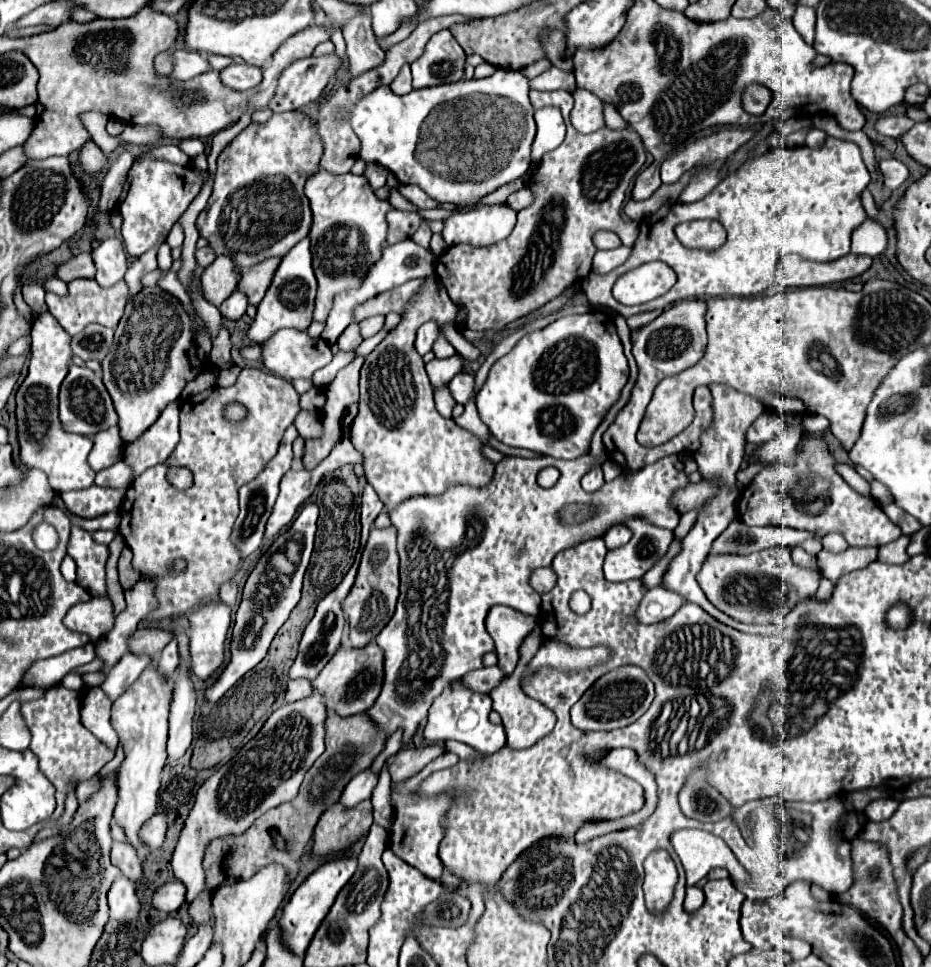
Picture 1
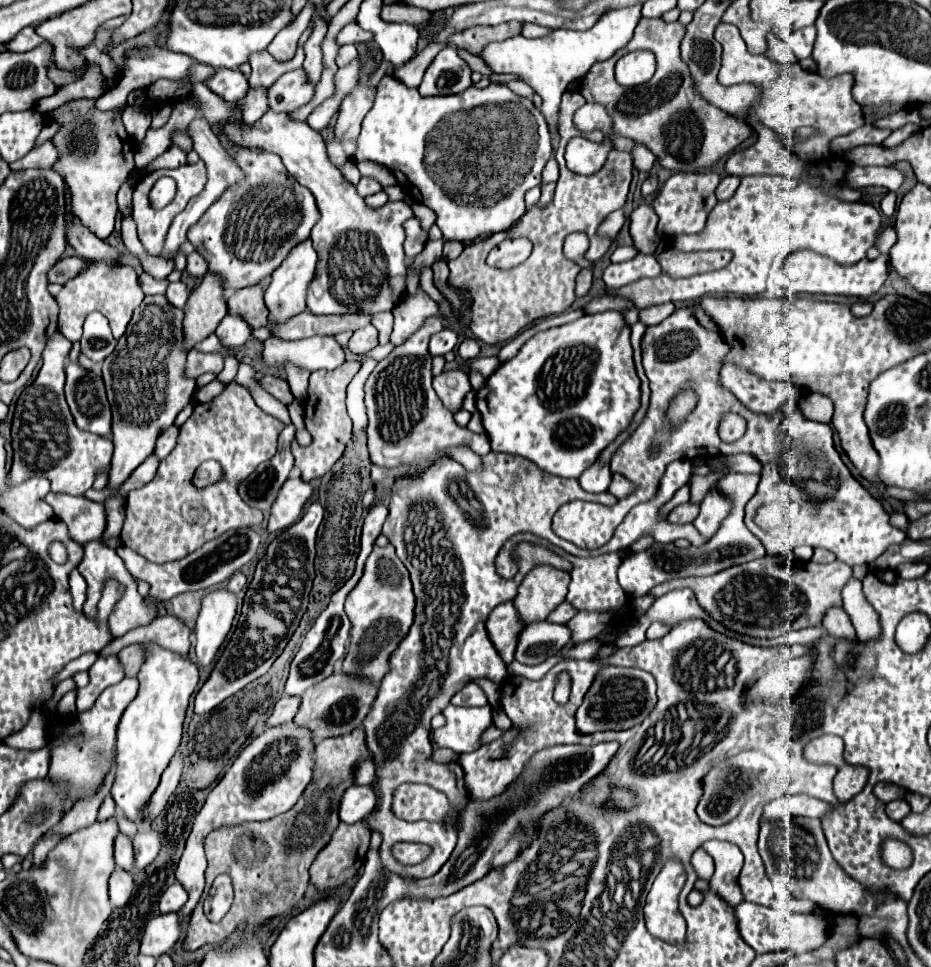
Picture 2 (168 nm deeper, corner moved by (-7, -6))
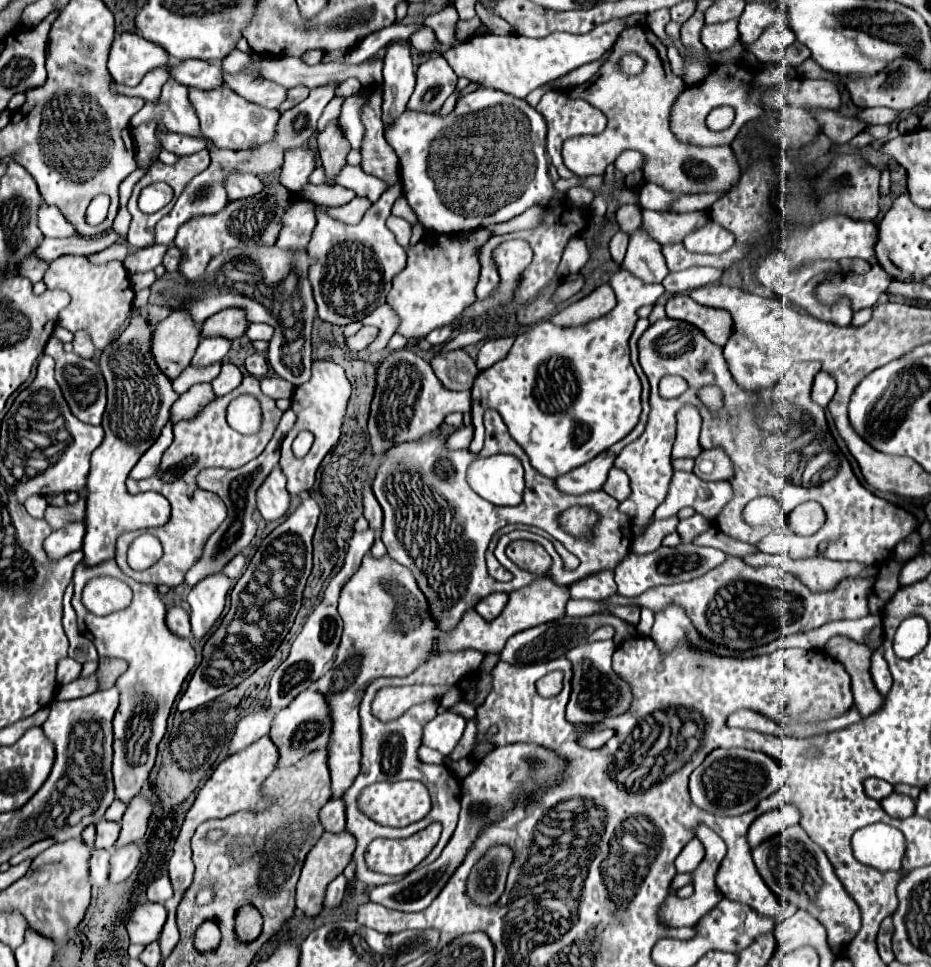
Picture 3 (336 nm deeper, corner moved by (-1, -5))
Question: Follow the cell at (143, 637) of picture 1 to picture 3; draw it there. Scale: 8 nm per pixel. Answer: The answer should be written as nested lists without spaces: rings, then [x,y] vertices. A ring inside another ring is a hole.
[[[98,659],[98,669],[94,675],[98,675],[98,689],[110,689],[114,687],[114,681],[126,671],[126,663],[122,659]]]

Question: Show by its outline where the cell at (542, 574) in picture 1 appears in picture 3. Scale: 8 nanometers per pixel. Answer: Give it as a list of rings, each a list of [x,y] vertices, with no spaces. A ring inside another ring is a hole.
[[[512,541],[506,549],[506,555],[518,567],[538,573],[540,579],[536,579],[528,587],[510,593],[506,609],[496,619],[484,621],[474,609],[470,609],[470,613],[466,613],[452,631],[440,631],[436,619],[432,619],[430,615],[430,605],[426,603],[426,597],[422,595],[414,575],[406,567],[394,563],[394,559],[388,555],[382,559],[366,555],[362,559],[360,569],[350,577],[350,583],[346,583],[346,587],[342,587],[340,591],[338,613],[344,621],[344,633],[338,645],[338,657],[332,669],[318,679],[318,691],[326,695],[330,703],[330,719],[334,719],[328,743],[332,797],[342,797],[342,793],[352,785],[352,781],[360,773],[358,705],[366,685],[372,679],[410,675],[422,663],[426,663],[426,659],[442,651],[476,649],[484,655],[500,653],[508,637],[512,637],[514,633],[564,617],[570,591],[568,587],[560,587],[552,583],[548,577],[544,577],[552,561],[544,547],[532,541]]]

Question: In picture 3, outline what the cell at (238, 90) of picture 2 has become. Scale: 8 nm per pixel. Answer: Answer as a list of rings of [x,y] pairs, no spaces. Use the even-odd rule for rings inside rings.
[[[186,59],[170,67],[170,77],[186,87],[212,89],[222,85],[222,67],[202,59]]]

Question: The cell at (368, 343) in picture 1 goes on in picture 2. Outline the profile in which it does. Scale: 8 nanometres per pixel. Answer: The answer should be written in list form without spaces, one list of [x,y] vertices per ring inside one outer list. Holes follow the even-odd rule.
[[[418,290],[414,296],[404,296],[400,304],[394,308],[396,322],[394,322],[394,332],[390,336],[390,342],[394,346],[402,344],[412,332],[416,332],[416,328],[422,326],[426,318],[436,314],[440,314],[438,304],[422,290]]]

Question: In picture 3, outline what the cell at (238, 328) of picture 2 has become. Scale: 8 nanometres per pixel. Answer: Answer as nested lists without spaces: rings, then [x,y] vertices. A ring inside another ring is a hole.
[[[224,337],[202,339],[196,349],[196,355],[192,357],[192,365],[194,367],[208,367],[212,363],[220,363],[224,359],[224,355],[228,353],[228,349],[230,349],[230,341]]]

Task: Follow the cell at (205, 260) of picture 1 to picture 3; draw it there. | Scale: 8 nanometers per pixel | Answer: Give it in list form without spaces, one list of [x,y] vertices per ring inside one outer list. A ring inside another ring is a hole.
[[[170,245],[168,247],[168,251],[166,251],[166,255],[164,255],[164,259],[162,259],[162,265],[166,267],[166,271],[178,271],[178,265],[180,265],[180,251],[178,251],[178,247],[174,247],[174,245]]]

